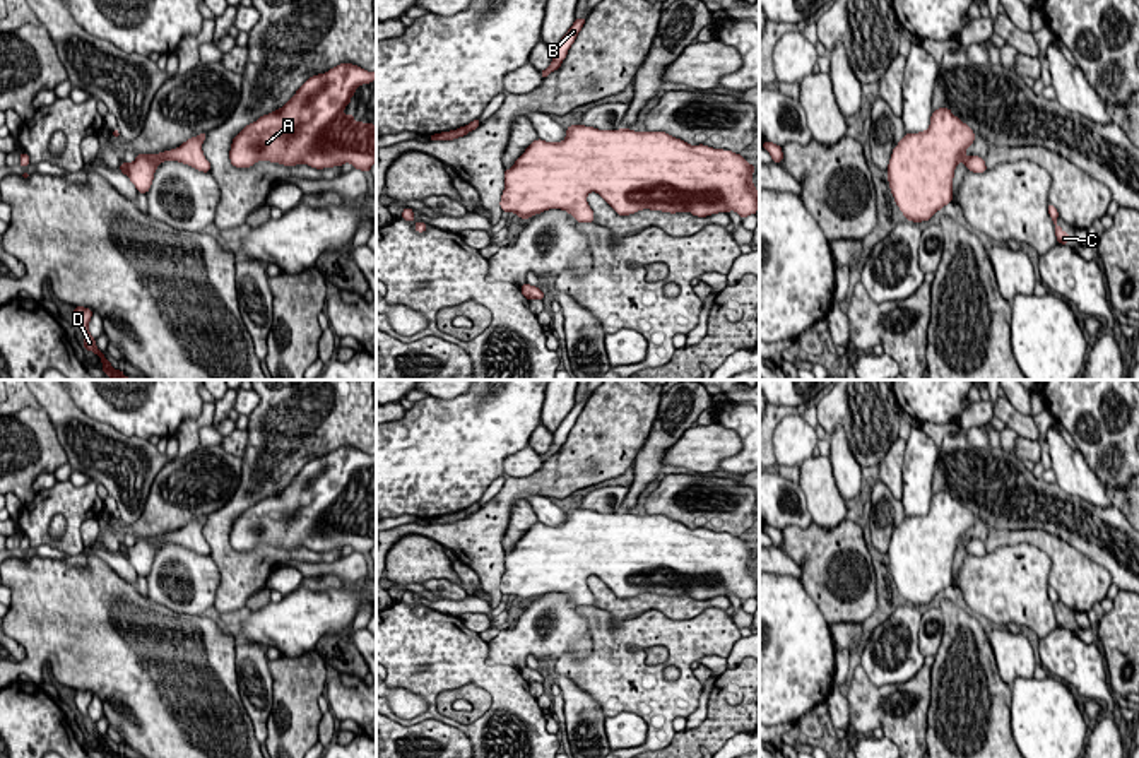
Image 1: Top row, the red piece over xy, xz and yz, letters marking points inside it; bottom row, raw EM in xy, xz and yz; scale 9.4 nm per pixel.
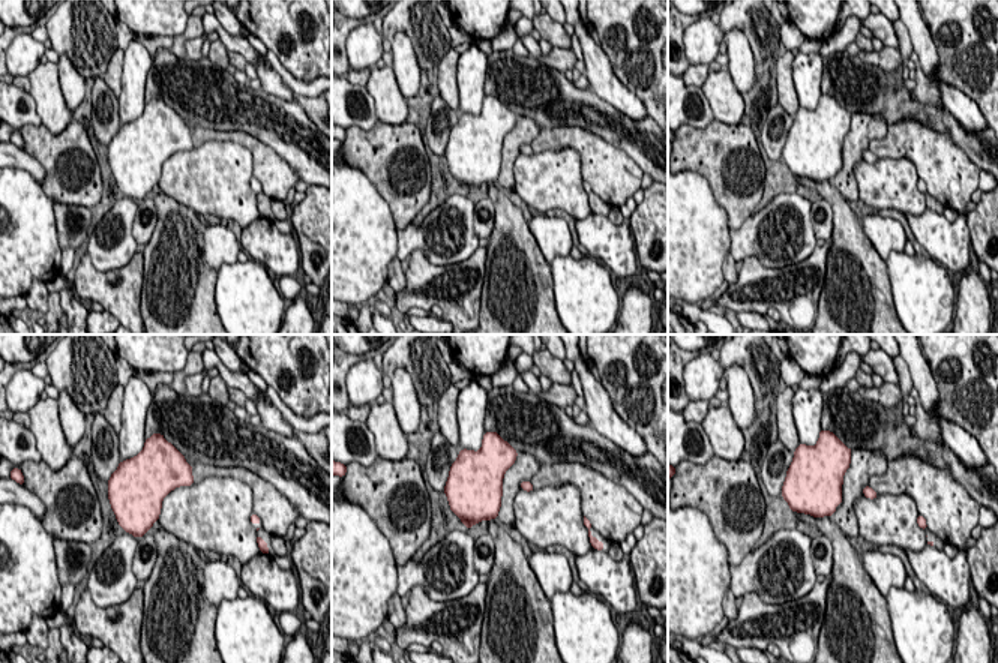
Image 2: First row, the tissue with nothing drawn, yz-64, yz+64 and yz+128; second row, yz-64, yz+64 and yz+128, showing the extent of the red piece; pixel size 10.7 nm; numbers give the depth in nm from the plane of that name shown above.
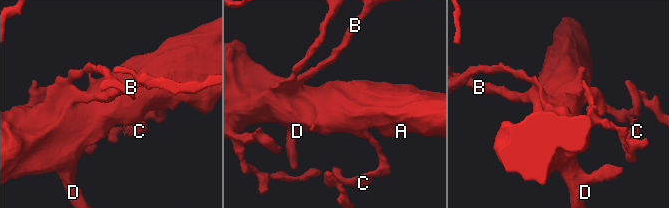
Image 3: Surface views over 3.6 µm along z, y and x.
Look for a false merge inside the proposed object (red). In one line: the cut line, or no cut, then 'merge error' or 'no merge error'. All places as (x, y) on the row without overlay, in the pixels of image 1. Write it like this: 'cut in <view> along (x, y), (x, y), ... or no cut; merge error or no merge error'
no cut; no merge error

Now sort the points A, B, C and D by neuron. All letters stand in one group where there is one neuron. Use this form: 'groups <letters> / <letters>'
groups A B C D

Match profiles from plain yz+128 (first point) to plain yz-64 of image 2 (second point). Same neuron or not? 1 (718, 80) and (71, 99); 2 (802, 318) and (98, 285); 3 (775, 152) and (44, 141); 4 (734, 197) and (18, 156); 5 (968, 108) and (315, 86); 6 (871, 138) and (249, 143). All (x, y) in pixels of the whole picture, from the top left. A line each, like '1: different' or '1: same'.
1: different
2: same
3: different
4: different
5: different
6: same

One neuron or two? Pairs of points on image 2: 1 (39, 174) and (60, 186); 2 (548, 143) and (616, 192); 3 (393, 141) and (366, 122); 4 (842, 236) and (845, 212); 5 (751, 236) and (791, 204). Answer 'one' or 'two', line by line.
1: two
2: one
3: two
4: one
5: one

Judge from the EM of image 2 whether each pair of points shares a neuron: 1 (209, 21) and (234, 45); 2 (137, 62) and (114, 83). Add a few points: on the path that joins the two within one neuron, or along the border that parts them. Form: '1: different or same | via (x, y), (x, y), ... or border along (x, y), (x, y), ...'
1: same | via (215, 27), (228, 39)
2: different | border along (125, 51), (120, 86)

